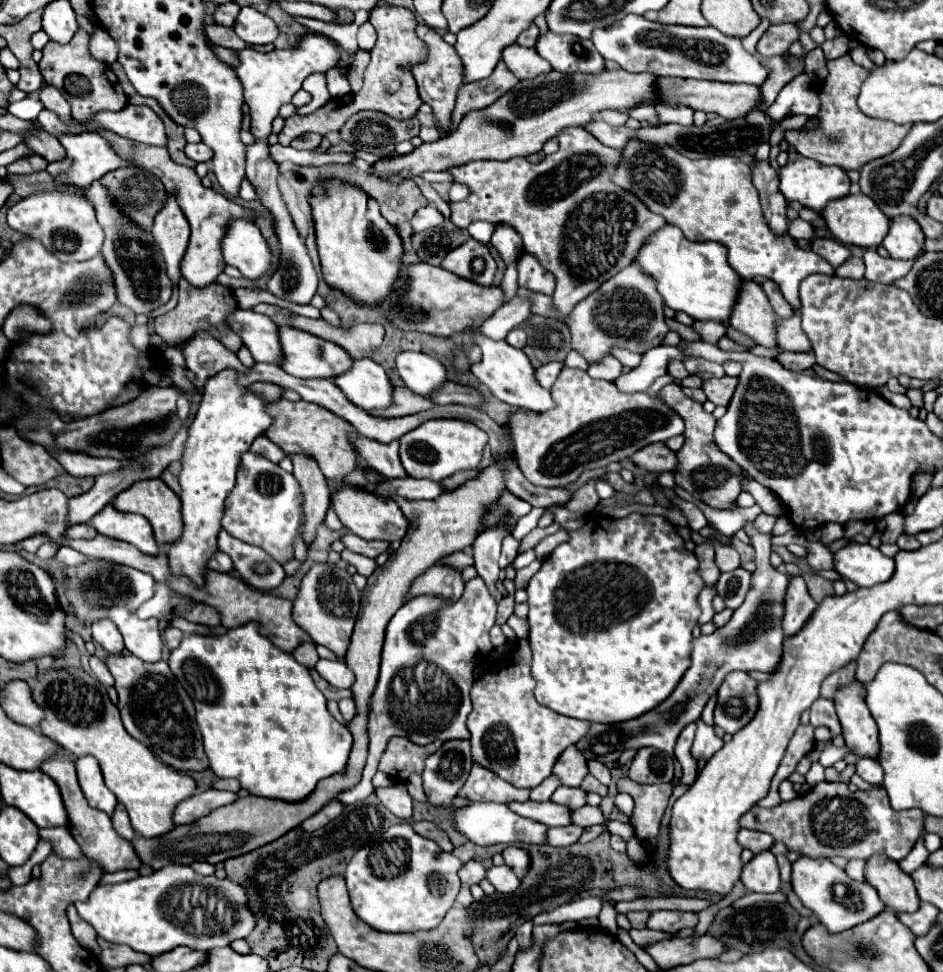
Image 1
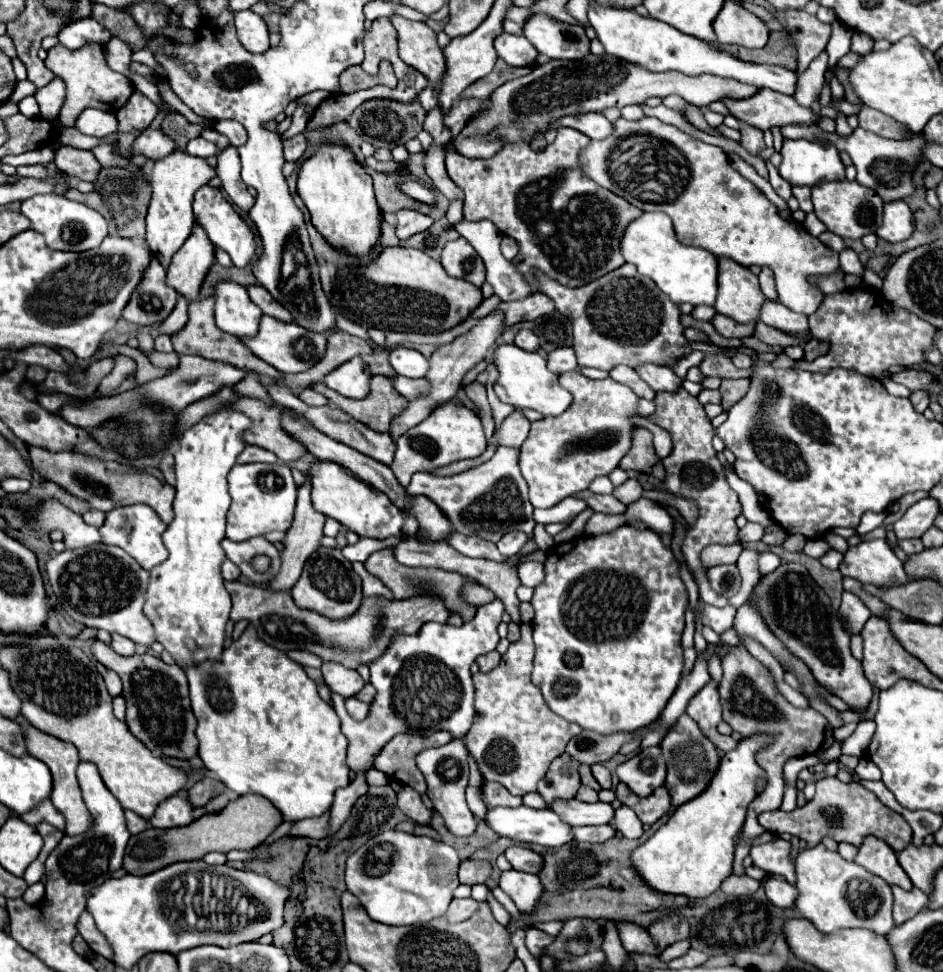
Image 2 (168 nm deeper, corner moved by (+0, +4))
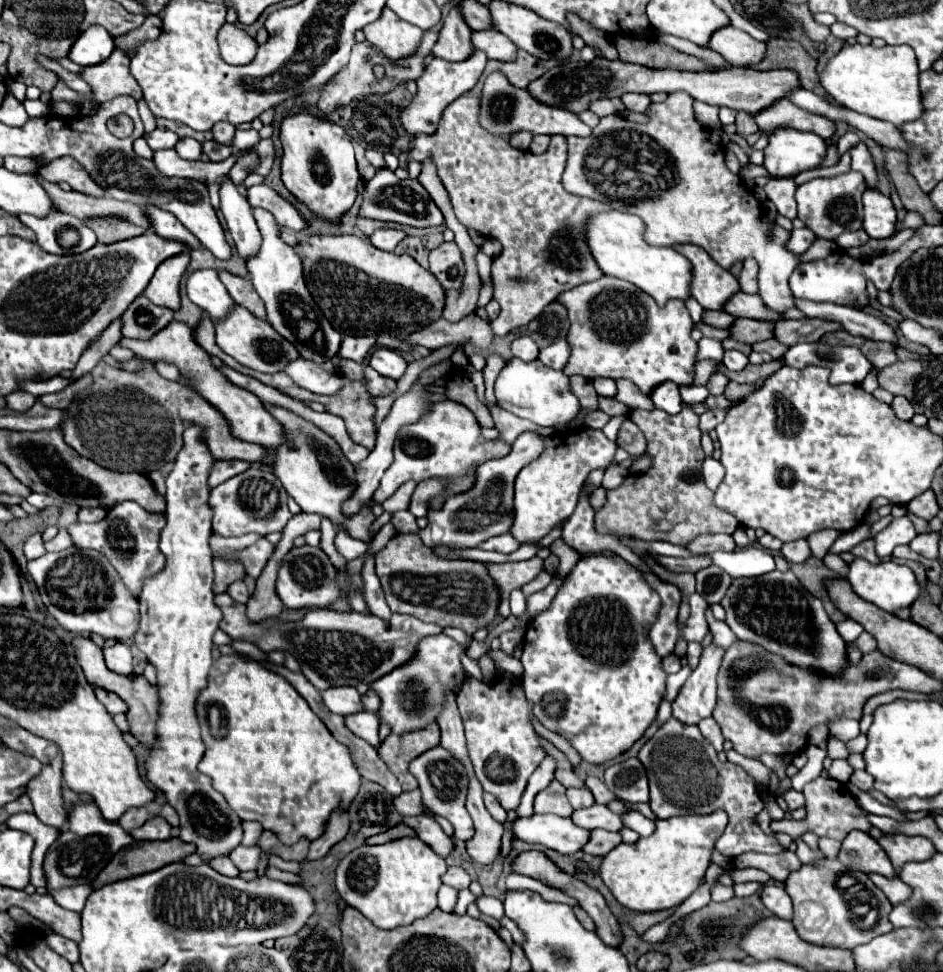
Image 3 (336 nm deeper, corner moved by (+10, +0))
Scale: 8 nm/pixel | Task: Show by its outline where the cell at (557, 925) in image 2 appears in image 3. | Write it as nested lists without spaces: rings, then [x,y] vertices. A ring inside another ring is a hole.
[[[480,896],[476,900],[476,906],[482,914],[486,916],[492,916],[496,920],[500,920],[504,916],[504,908],[502,908],[502,902],[498,898],[488,898],[488,896]]]

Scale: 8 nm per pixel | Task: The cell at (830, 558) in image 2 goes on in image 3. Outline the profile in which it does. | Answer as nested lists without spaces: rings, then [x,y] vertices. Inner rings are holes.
[[[826,554],[826,558],[824,558],[824,564],[830,568],[830,570],[834,570],[838,576],[846,576],[846,572],[848,572],[848,564],[838,556],[838,554]]]

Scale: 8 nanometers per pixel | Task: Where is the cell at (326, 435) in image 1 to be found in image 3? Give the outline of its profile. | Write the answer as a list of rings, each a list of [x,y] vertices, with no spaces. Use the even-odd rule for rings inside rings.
[[[106,362],[96,364],[92,370],[92,384],[76,394],[72,404],[66,408],[62,434],[70,448],[94,460],[102,468],[148,476],[176,460],[176,454],[184,444],[182,432],[194,424],[202,426],[202,440],[206,440],[214,460],[258,462],[266,452],[258,444],[236,440],[230,434],[230,426],[224,416],[220,416],[214,406],[182,382],[164,380],[156,368],[124,372],[108,366]]]

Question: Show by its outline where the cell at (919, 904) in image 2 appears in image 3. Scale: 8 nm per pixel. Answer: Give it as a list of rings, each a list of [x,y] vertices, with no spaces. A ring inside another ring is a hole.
[[[868,874],[868,878],[888,896],[892,904],[900,904],[910,898],[910,886],[904,884],[900,878],[886,878],[880,874]]]

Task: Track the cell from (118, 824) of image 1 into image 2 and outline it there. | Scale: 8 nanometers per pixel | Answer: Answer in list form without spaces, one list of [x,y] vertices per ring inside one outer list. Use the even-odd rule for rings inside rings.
[[[124,810],[124,814],[126,814],[126,826],[128,826],[130,834],[140,834],[142,830],[146,830],[148,822],[144,818],[136,816],[134,812],[126,812],[126,810]]]

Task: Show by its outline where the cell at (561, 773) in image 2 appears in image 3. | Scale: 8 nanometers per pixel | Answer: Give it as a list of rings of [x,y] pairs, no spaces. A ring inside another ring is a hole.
[[[554,780],[546,790],[542,790],[534,800],[536,814],[556,814],[556,816],[572,816],[574,808],[566,798],[566,788]]]

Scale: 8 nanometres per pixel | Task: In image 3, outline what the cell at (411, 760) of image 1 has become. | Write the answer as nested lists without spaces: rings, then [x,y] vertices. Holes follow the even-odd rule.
[[[428,724],[428,728],[422,728],[418,732],[406,732],[406,734],[390,734],[382,746],[378,748],[380,758],[388,764],[388,768],[398,778],[404,792],[418,788],[416,778],[408,772],[408,764],[420,756],[422,752],[434,748],[440,744],[440,728],[438,724]]]

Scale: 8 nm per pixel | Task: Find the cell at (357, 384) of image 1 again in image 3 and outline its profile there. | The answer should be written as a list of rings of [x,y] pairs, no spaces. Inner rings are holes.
[[[294,360],[290,362],[284,372],[300,386],[314,394],[336,394],[342,388],[340,372],[332,362],[326,364],[312,364],[308,360]]]

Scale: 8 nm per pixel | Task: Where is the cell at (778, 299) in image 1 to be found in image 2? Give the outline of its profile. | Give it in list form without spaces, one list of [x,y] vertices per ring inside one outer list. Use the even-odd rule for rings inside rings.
[[[764,266],[758,278],[760,278],[760,290],[764,292],[766,300],[776,302],[776,300],[778,300],[778,292],[776,292],[776,284],[774,284],[774,274],[772,274],[772,270]]]

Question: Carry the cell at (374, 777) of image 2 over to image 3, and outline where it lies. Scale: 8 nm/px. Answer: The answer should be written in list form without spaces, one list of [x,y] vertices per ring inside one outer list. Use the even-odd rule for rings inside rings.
[[[220,656],[208,688],[198,696],[198,720],[206,754],[198,768],[212,780],[230,808],[242,820],[256,820],[264,830],[274,832],[282,844],[296,844],[300,838],[316,840],[332,812],[346,812],[358,794],[360,774],[344,744],[336,742],[324,722],[310,710],[306,700],[282,676],[266,670],[254,660]]]

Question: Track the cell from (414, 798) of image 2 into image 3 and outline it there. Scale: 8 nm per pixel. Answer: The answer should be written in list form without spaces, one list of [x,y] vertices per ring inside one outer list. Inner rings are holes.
[[[406,816],[404,824],[408,824],[410,828],[414,828],[416,836],[420,840],[424,840],[438,856],[446,858],[452,850],[454,850],[454,842],[450,836],[446,836],[440,828],[440,824],[428,816]]]

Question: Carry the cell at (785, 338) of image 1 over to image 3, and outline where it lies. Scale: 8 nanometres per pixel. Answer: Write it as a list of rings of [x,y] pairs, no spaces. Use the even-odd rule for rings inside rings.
[[[736,292],[730,302],[724,304],[724,308],[728,314],[736,316],[736,318],[754,318],[754,320],[772,320],[778,322],[780,314],[766,308],[766,304],[762,302],[762,298],[758,294],[744,294],[744,292]]]

